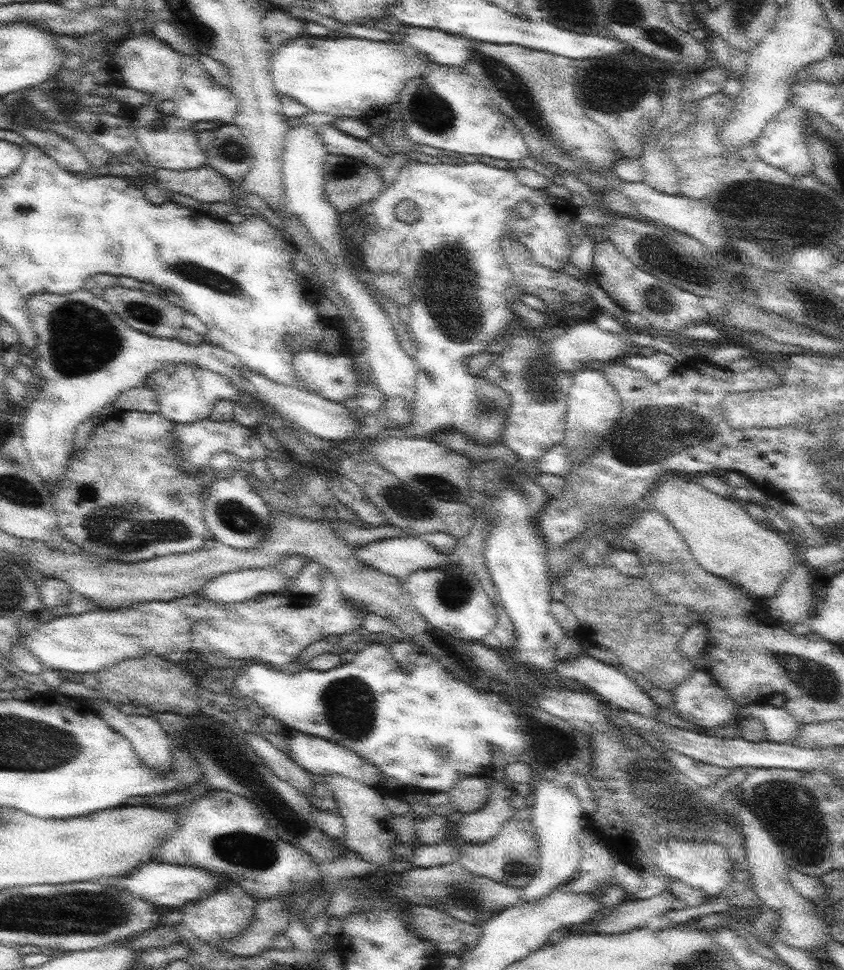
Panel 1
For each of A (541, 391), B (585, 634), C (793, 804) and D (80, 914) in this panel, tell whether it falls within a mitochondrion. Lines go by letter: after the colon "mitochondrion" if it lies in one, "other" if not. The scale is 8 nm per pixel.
A: mitochondrion
B: other
C: mitochondrion
D: mitochondrion

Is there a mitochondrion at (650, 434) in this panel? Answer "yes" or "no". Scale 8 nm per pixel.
yes

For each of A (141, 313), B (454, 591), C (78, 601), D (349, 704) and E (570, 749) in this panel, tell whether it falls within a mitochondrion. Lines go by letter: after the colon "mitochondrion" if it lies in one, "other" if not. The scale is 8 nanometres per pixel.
A: mitochondrion
B: mitochondrion
C: other
D: mitochondrion
E: mitochondrion

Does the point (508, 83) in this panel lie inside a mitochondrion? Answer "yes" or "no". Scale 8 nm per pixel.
yes

